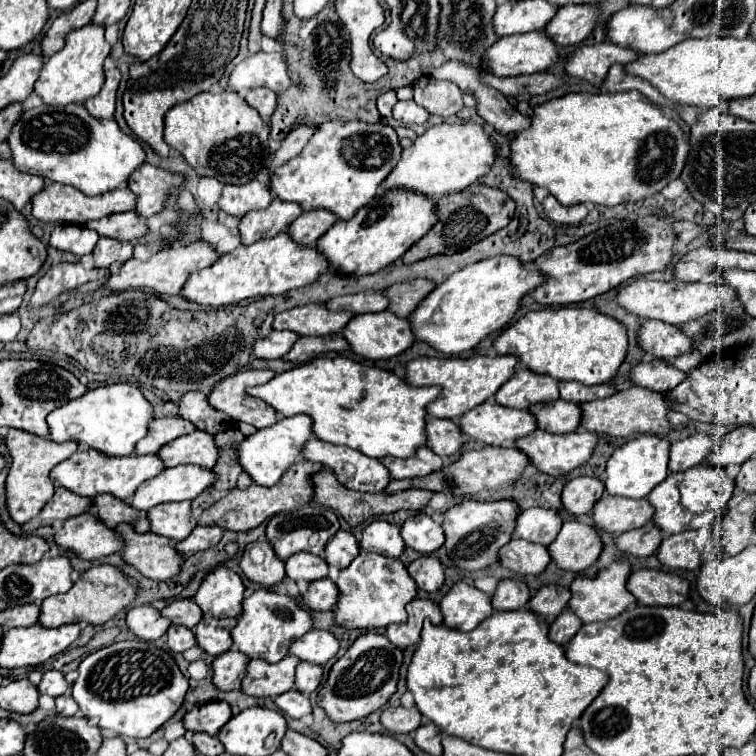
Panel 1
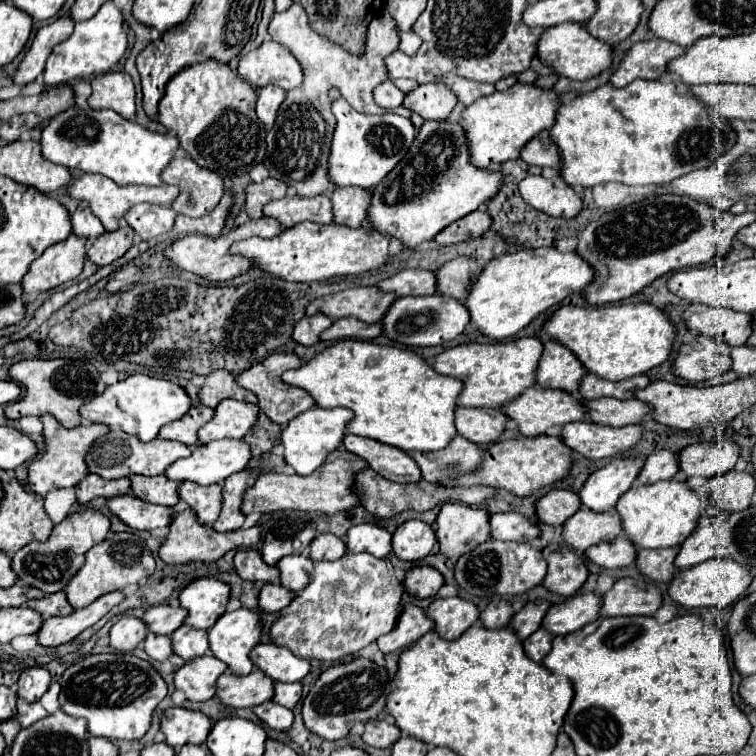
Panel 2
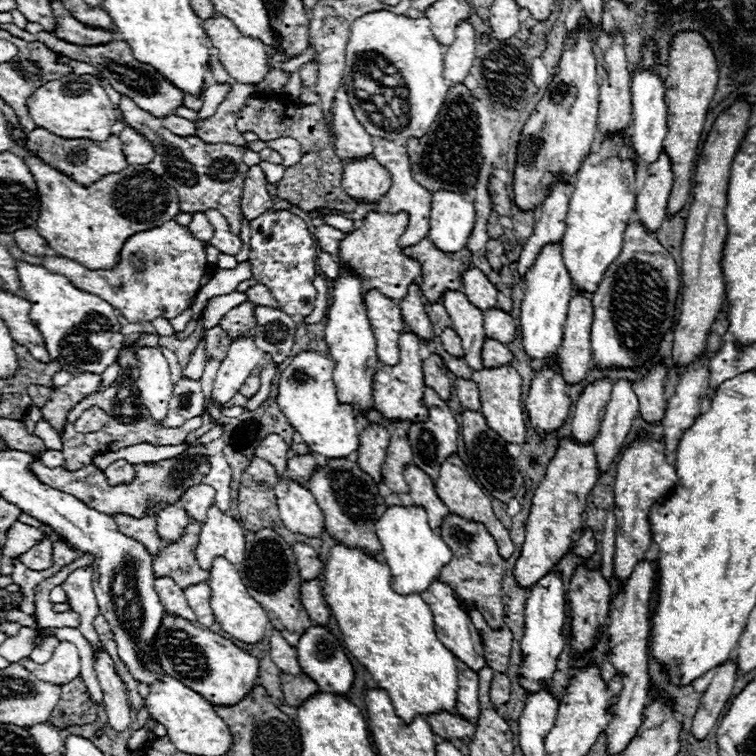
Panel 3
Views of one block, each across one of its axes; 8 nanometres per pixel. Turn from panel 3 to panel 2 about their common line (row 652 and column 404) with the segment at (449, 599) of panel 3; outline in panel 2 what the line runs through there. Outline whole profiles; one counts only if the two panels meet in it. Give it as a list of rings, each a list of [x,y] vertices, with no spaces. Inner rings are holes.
[[[344,434],[342,438],[344,450],[350,454],[356,454],[368,462],[368,466],[384,476],[386,480],[408,484],[408,482],[420,482],[420,470],[416,462],[402,450],[396,450],[394,446],[384,446],[382,442],[374,442],[372,438],[360,438],[354,434]]]

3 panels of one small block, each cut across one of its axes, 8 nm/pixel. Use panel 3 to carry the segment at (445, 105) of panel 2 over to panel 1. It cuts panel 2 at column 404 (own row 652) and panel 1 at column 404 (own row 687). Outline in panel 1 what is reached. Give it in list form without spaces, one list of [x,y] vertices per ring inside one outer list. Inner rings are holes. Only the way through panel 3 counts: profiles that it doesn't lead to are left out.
[[[414,100],[396,102],[394,106],[394,118],[403,125],[423,124],[430,117],[430,112],[422,106],[418,106]]]

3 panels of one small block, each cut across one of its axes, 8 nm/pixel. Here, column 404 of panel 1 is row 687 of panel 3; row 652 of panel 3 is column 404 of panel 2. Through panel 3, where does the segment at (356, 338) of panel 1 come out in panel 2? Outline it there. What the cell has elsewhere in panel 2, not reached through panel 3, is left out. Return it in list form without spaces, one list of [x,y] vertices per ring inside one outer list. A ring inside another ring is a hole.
[[[440,294],[428,298],[396,298],[382,318],[384,334],[404,346],[440,346],[454,340],[464,332],[468,324],[468,310],[456,298],[444,298]]]

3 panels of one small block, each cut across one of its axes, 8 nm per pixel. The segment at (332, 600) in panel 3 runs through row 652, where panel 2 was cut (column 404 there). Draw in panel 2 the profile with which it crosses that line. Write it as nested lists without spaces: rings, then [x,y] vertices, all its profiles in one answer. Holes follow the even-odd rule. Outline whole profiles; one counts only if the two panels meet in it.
[[[340,340],[316,354],[312,360],[306,360],[300,368],[288,370],[282,374],[282,380],[288,386],[306,390],[318,408],[350,408],[354,412],[352,422],[346,424],[346,430],[356,436],[374,438],[376,442],[394,446],[404,452],[436,452],[456,436],[454,428],[454,410],[456,398],[462,390],[460,380],[452,376],[442,376],[432,370],[420,356],[410,350],[402,350],[396,346],[378,346],[374,342],[364,340]]]

